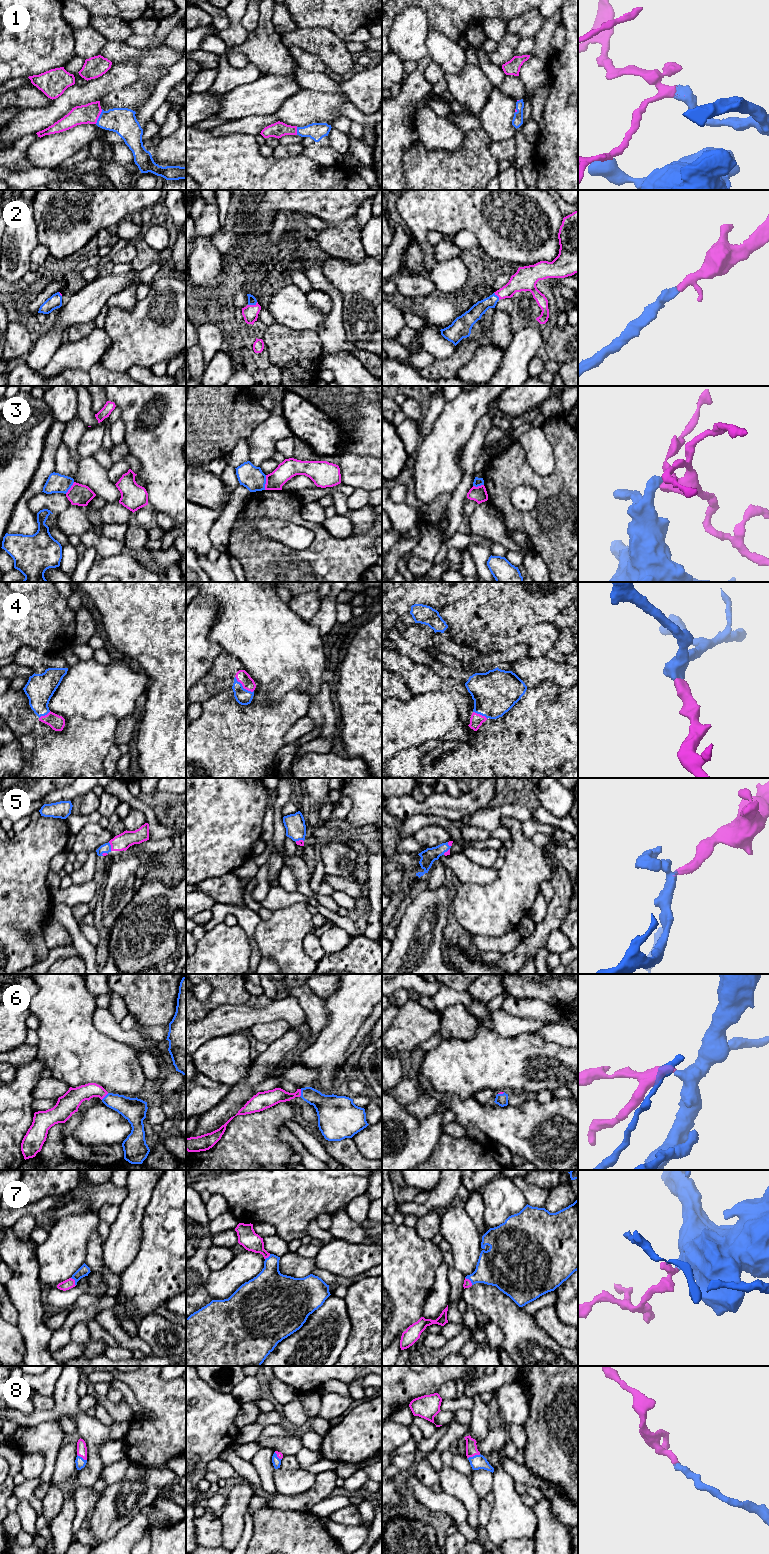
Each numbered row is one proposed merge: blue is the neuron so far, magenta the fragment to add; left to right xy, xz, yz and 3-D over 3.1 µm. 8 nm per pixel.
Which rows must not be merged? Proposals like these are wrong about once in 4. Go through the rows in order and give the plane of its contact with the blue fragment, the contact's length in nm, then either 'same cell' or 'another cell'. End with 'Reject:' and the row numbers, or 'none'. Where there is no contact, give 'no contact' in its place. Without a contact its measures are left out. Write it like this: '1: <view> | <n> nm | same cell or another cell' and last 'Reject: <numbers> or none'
1: xy | 130 nm | same cell
2: xz | 80 nm | same cell
3: xz | 120 nm | another cell
4: xz | 200 nm | same cell
5: xy | 80 nm | same cell
6: xz | 70 nm | same cell
7: yz | 90 nm | same cell
8: yz | 110 nm | same cell
Reject: 3

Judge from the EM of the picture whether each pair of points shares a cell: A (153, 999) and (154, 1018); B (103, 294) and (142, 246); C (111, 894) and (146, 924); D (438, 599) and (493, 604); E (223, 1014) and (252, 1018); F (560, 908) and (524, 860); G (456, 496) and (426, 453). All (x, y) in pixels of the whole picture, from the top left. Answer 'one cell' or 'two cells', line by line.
A: one cell
B: two cells
C: two cells
D: two cells
E: one cell
F: two cells
G: two cells

